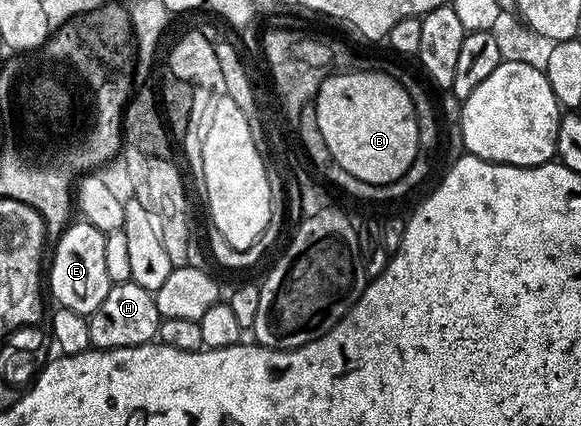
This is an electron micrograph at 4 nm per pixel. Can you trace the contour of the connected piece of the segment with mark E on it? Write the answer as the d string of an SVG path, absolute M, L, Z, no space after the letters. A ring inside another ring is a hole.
M79 218L68 224L54 241L55 253L51 256L51 296L60 308L68 308L82 316L90 316L105 294L109 294L112 282L105 267L105 238L107 233L97 230L88 220Z

